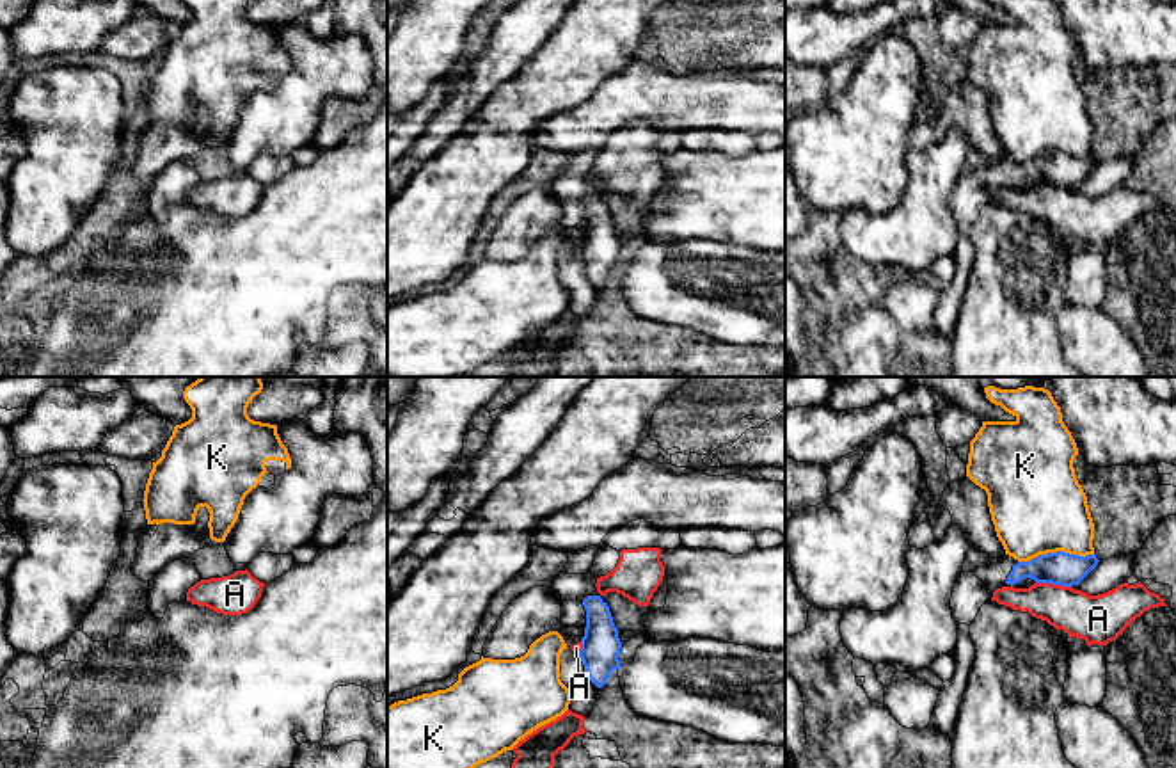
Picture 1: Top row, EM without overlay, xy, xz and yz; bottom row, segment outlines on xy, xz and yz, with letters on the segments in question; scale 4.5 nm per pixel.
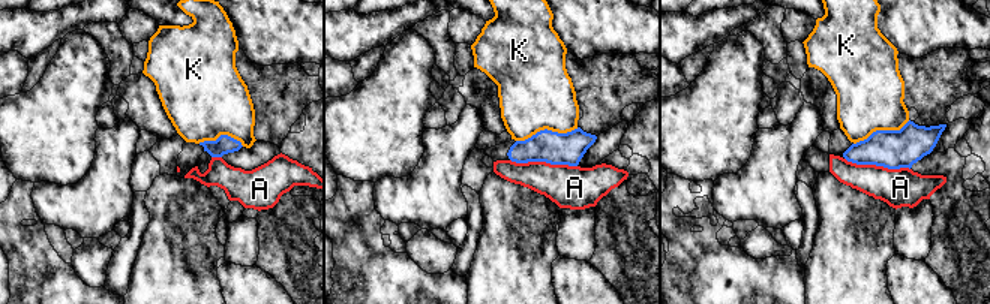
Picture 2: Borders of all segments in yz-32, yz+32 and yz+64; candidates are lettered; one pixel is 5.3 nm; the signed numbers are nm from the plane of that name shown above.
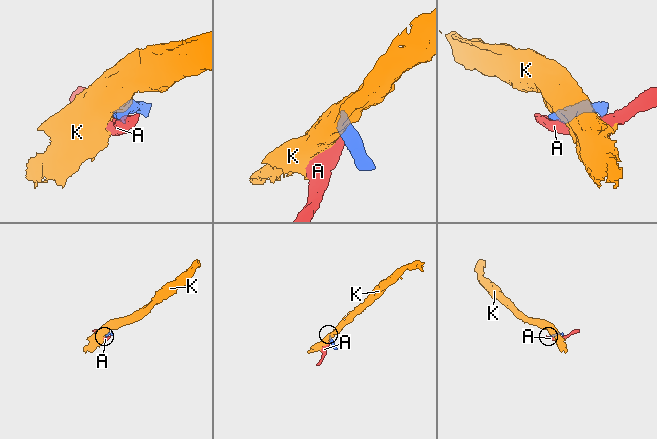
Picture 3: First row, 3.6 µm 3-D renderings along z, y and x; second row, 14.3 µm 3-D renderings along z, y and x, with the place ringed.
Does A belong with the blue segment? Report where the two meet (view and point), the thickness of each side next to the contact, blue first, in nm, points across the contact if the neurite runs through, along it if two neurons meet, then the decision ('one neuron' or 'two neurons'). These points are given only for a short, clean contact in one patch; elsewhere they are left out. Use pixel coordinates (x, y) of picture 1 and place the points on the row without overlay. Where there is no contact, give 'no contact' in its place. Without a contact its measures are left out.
contact yz (1054, 185); calibres 150 and 220 nm; border yz (1036, 184), (1070, 189); two neurons

